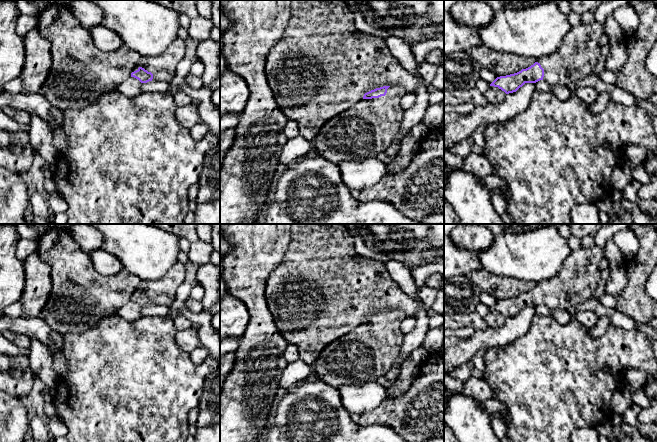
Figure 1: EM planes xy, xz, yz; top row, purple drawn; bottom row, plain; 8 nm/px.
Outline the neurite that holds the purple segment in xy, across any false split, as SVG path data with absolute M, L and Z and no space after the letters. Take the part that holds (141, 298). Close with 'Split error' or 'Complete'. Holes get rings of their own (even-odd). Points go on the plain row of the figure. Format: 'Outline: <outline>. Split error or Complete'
Outline: M177 260L163 278L155 281L142 280L137 288L139 292L131 297L131 301L138 303L141 307L149 305L170 307L185 275L184 265Z. Split error

